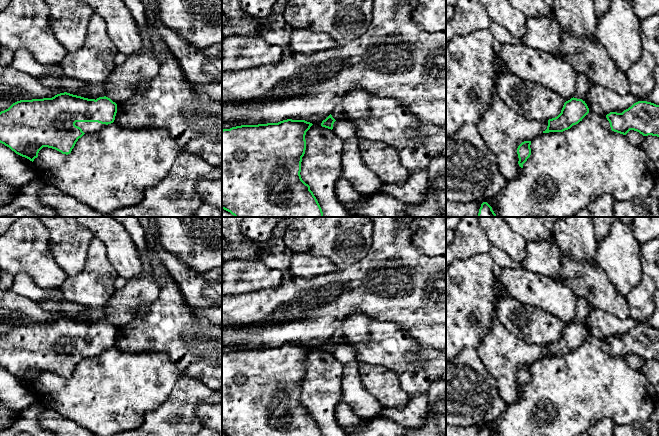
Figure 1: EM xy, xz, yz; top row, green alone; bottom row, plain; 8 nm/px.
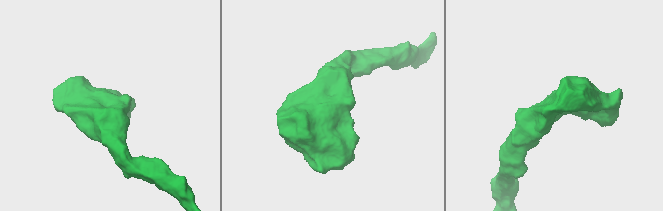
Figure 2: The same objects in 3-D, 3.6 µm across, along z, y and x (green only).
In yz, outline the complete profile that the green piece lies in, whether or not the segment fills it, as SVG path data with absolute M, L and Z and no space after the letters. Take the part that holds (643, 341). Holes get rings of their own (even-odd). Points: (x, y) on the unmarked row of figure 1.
M638 325L622 337L610 336L606 339L611 354L626 359L634 354L643 360L659 361L659 329Z

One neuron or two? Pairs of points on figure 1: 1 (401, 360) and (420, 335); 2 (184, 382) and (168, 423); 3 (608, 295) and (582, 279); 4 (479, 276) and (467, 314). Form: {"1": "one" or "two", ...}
{"1": "two", "2": "one", "3": "one", "4": "one"}

